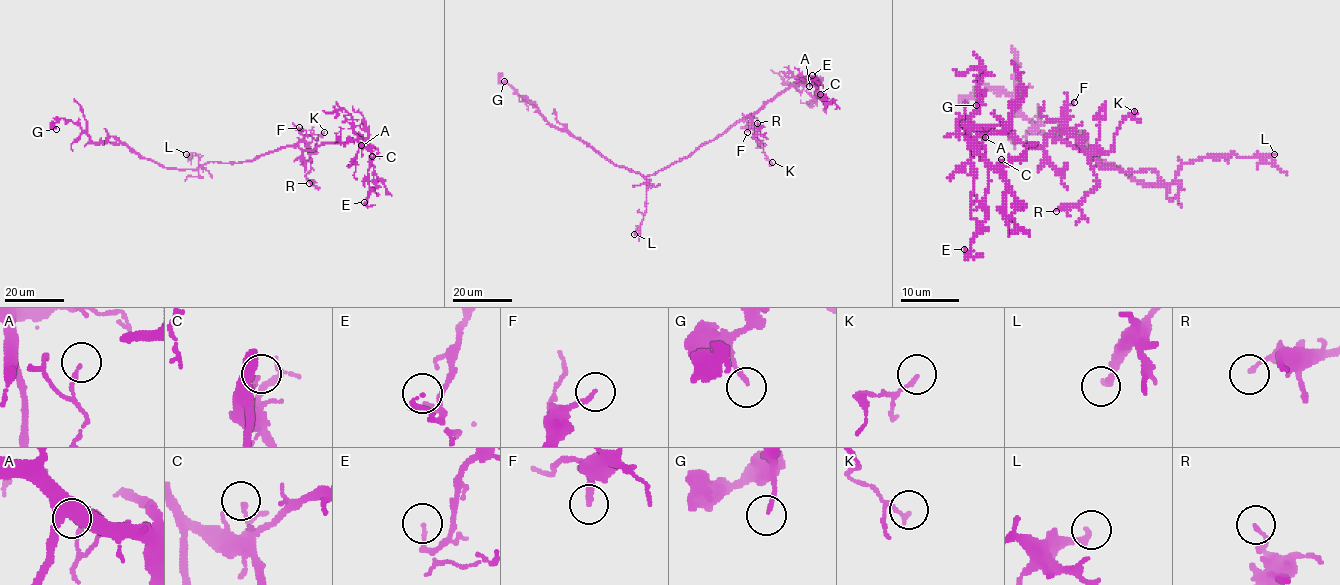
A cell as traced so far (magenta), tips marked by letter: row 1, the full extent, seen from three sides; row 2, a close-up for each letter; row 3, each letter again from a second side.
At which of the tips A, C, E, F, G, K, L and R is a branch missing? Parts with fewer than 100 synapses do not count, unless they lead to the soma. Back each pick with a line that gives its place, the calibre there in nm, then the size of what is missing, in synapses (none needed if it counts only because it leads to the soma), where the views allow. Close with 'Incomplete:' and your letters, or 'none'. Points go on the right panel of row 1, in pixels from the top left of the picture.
Incomplete: none

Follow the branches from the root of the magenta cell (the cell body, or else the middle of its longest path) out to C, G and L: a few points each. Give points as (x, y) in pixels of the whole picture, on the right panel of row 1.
C: (1129, 171), (1104, 168), (1058, 139), (1027, 148), (1008, 133), (968, 129), (992, 165), (1001, 159)
G: (1129, 171), (1153, 170), (1160, 183), (1106, 164), (1078, 134), (1040, 133), (1002, 89), (982, 85), (976, 105)
L: (1129, 171), (1153, 170), (1166, 184), (1170, 184), (1183, 164), (1197, 159), (1229, 155), (1254, 158), (1274, 154)

